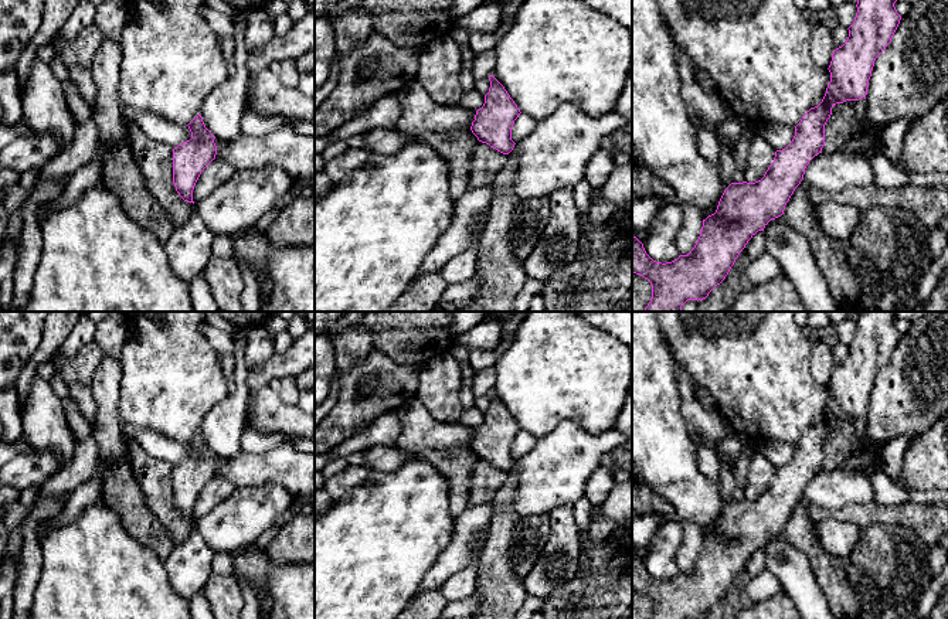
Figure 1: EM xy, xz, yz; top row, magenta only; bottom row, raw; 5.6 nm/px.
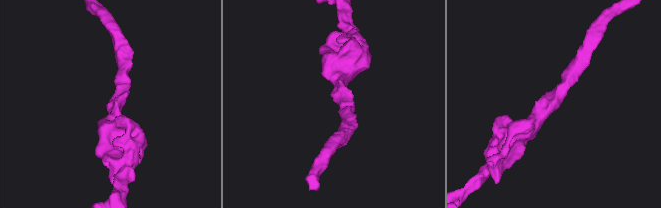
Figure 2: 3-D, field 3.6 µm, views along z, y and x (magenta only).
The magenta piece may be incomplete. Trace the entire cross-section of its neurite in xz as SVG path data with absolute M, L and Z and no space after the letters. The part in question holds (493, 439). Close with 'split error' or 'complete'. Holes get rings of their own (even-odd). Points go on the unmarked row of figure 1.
M493 392L489 398L489 409L485 412L483 424L476 428L470 448L479 459L509 472L516 462L512 458L512 445L521 429Z; complete

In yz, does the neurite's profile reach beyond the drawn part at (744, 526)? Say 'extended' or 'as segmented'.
as segmented

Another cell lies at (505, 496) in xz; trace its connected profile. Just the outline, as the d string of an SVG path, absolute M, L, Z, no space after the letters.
M519 460L495 496L499 510L489 526L482 564L476 567L479 603L473 619L516 619L529 594L512 568L509 547L520 517L510 510L517 492Z

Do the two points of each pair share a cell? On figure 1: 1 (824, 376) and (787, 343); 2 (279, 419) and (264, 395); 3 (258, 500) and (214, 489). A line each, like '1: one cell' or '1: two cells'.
1: two cells
2: one cell
3: two cells

